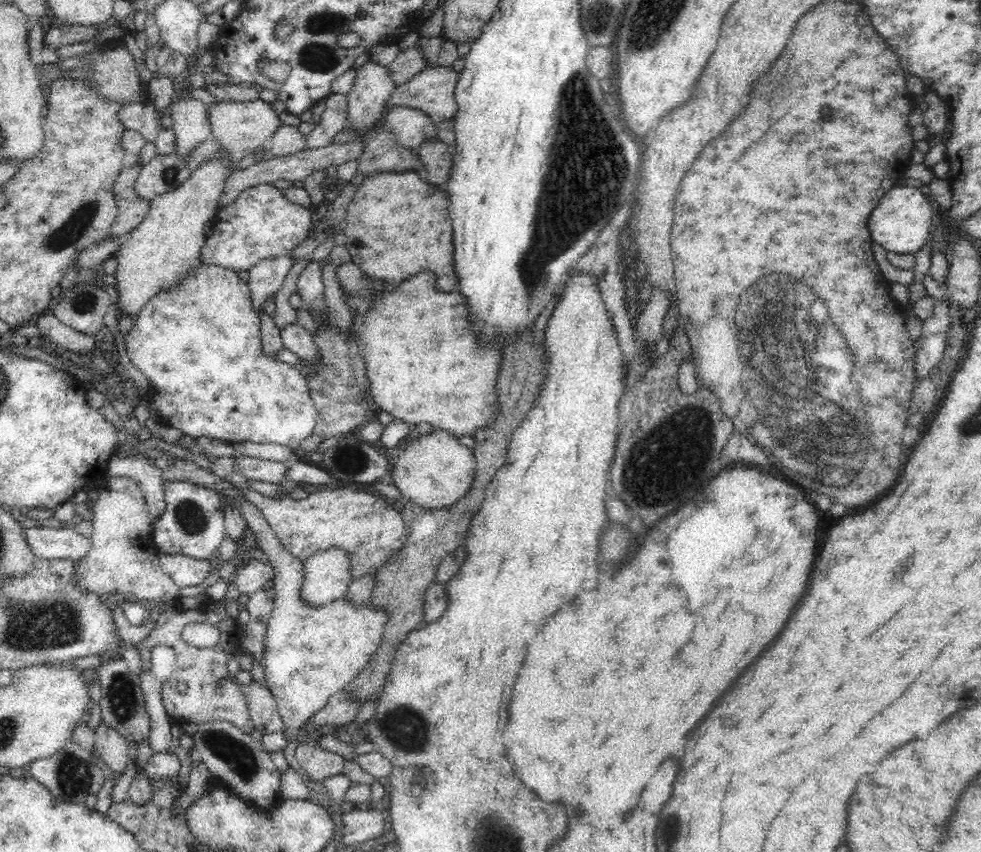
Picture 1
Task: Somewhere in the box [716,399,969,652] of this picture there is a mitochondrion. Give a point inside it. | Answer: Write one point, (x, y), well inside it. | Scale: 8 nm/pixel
(897, 569)

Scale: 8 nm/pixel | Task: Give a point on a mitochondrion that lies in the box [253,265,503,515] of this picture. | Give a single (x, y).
(351, 460)

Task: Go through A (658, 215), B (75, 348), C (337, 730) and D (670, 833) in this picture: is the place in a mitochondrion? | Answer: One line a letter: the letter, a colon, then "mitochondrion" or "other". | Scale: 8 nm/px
A: other
B: other
C: other
D: mitochondrion

